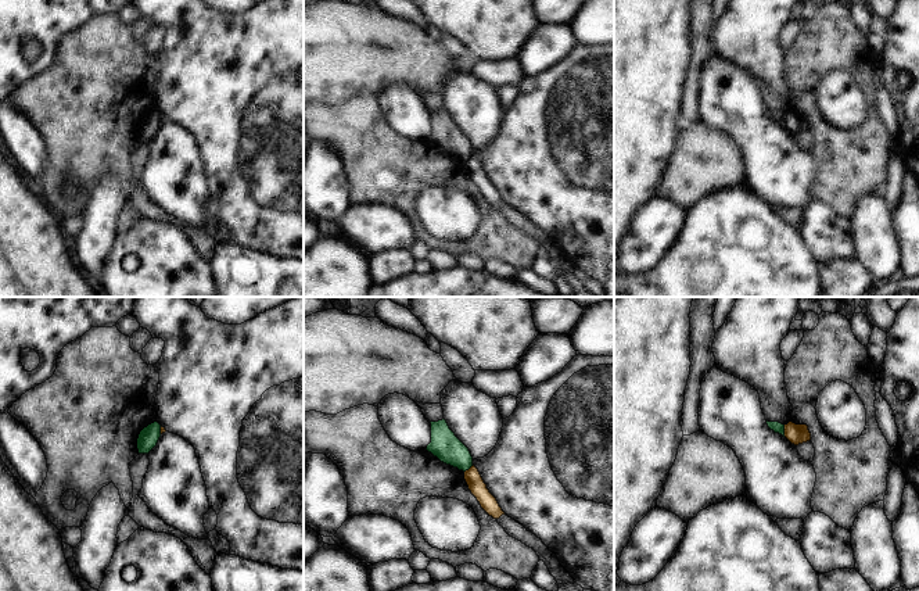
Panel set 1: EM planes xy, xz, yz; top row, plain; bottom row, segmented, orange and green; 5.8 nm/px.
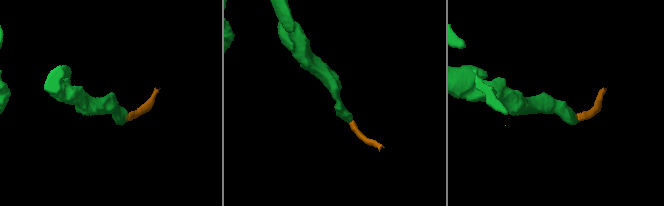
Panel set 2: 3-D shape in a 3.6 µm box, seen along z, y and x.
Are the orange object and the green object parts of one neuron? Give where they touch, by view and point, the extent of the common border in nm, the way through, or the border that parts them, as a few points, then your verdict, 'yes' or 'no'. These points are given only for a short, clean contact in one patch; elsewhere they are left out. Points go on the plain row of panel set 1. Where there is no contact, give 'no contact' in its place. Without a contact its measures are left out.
yz (785, 120) | 70 nm | along yz (783, 114), (785, 125) | no

